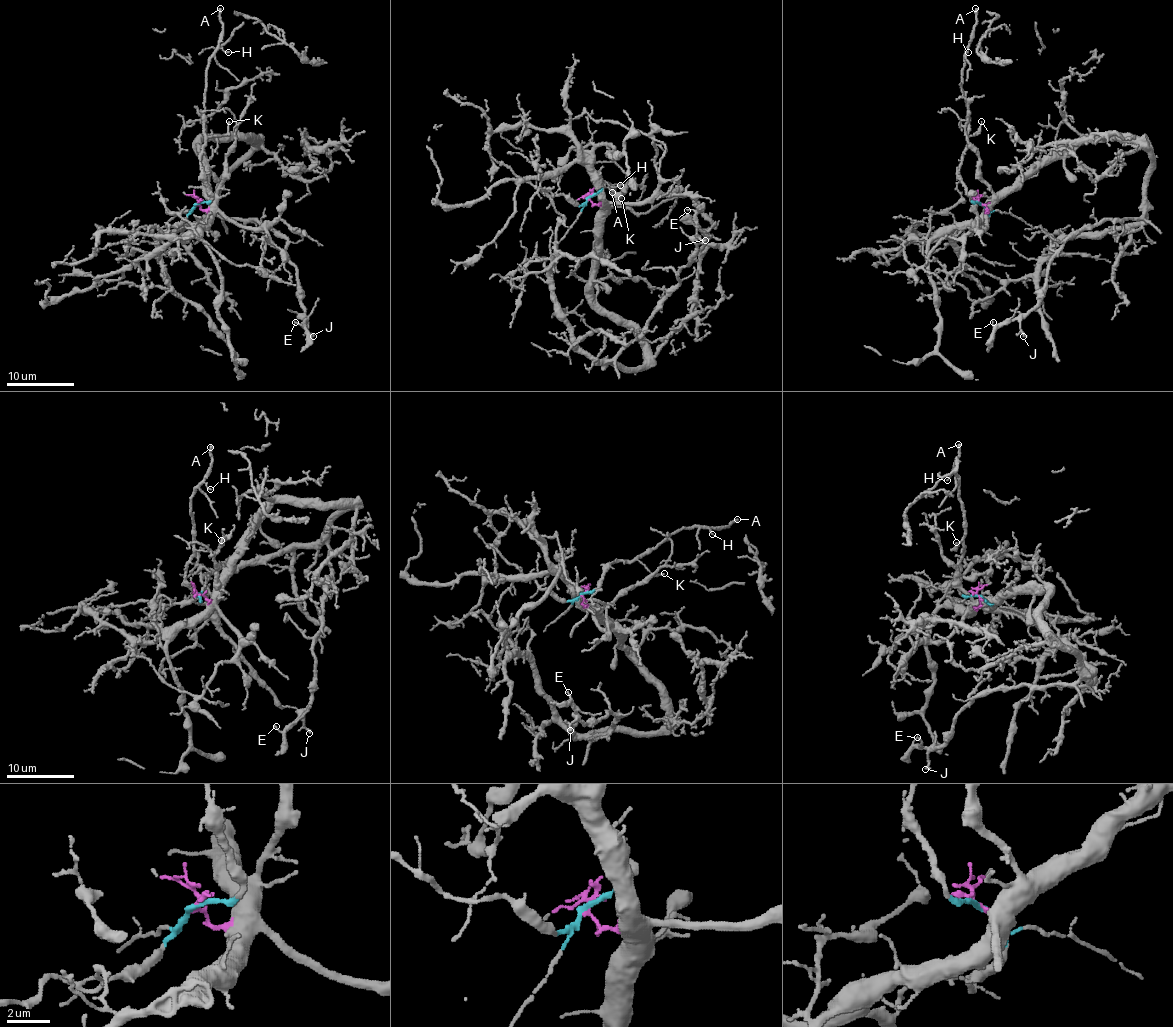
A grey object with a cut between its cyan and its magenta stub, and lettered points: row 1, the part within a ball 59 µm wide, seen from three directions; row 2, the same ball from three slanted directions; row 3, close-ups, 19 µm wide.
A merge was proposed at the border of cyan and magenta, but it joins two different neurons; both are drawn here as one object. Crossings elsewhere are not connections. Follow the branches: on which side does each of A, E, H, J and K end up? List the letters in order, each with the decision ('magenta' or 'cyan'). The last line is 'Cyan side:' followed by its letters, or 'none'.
A: cyan
E: magenta
H: cyan
J: magenta
K: cyan
Cyan side: A, H, K

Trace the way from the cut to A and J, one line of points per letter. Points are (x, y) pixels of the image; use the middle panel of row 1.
A: (588, 197), (604, 187), (595, 175), (592, 178), (597, 185), (598, 178), (612, 192)
J: (588, 197), (600, 207), (592, 297), (644, 357), (615, 365), (705, 239)

